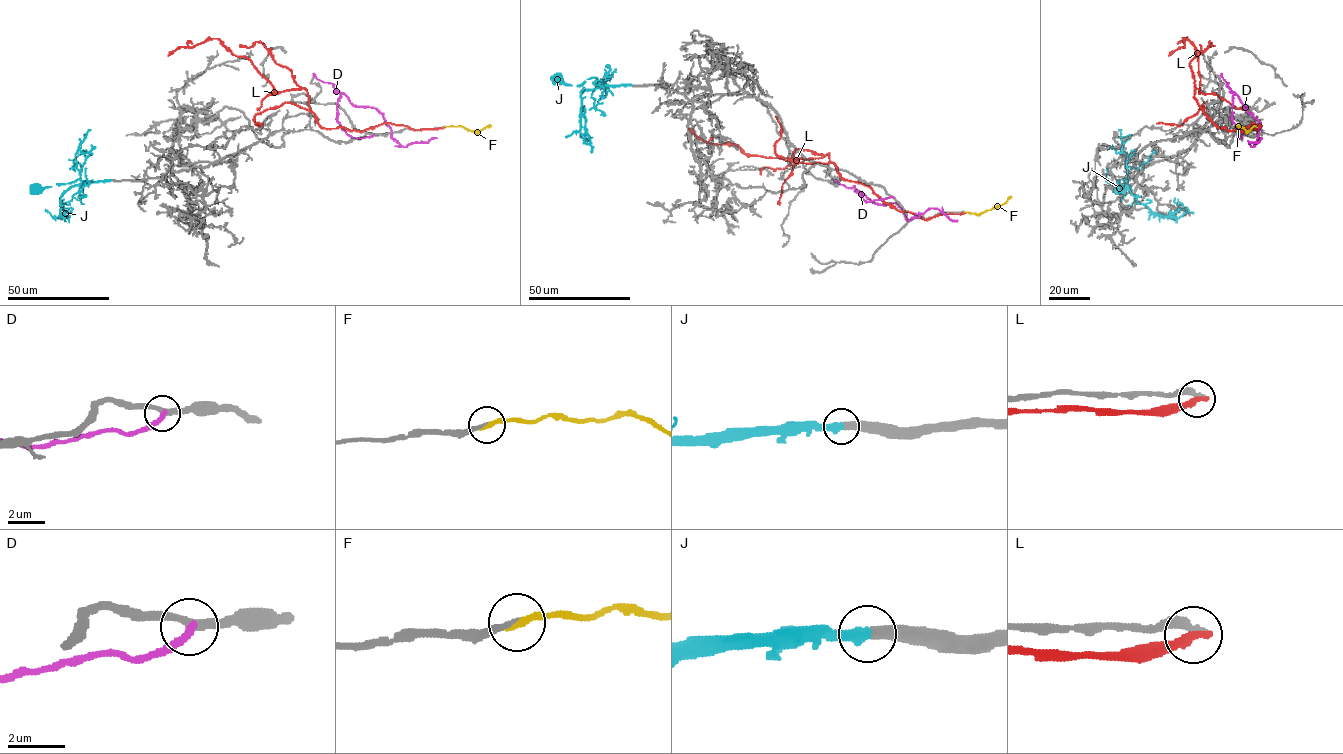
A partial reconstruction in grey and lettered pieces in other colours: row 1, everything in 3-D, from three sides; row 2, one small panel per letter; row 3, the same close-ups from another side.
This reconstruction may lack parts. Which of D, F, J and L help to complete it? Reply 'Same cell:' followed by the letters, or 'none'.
Same cell: J

